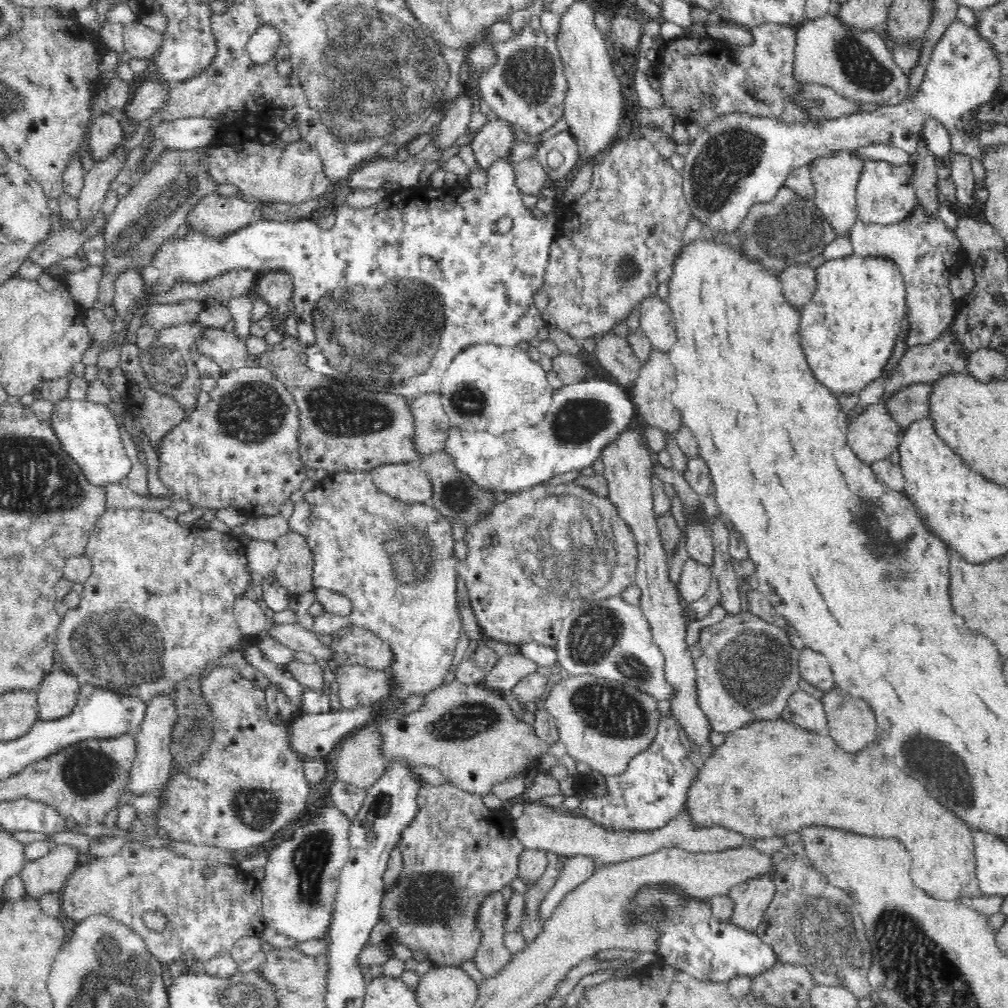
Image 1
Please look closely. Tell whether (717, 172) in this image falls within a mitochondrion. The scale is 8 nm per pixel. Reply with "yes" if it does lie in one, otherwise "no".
yes

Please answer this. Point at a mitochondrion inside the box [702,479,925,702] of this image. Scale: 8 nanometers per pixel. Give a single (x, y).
(887, 549)

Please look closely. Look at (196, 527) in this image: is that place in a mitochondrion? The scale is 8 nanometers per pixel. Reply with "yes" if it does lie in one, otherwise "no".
no

